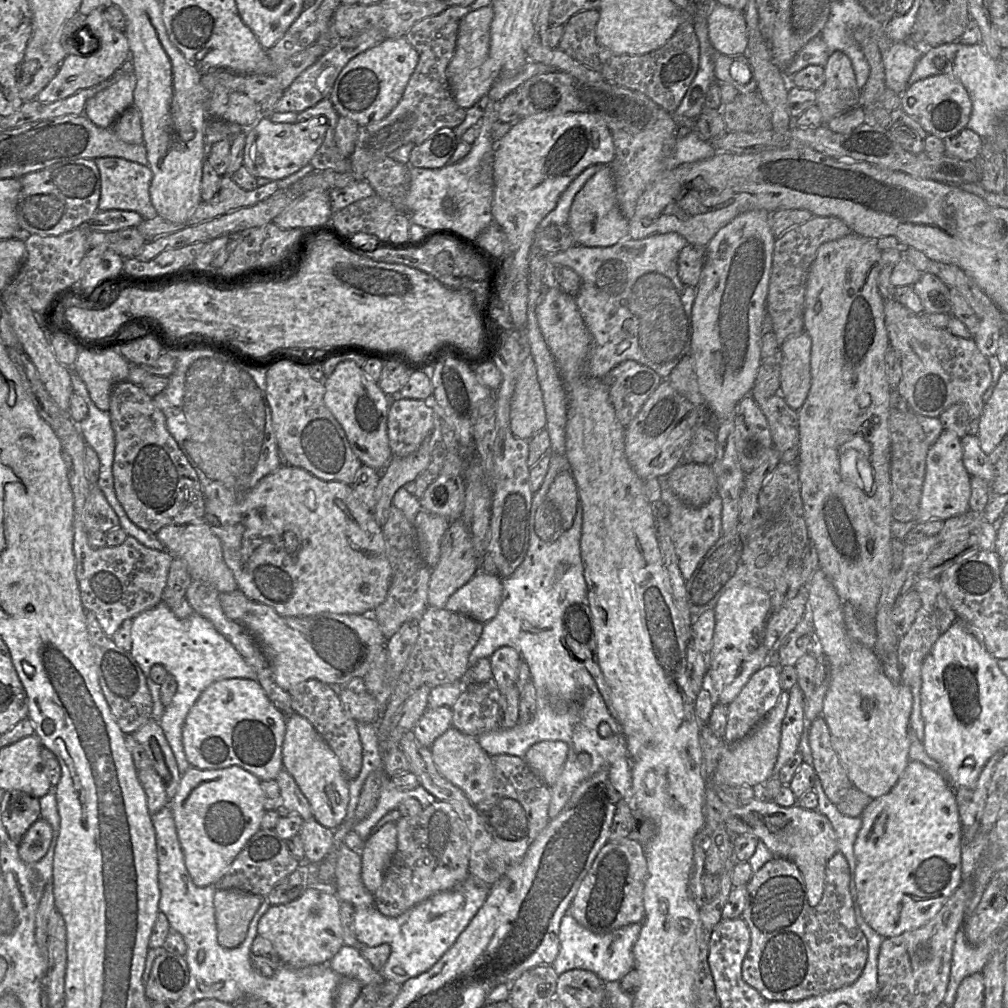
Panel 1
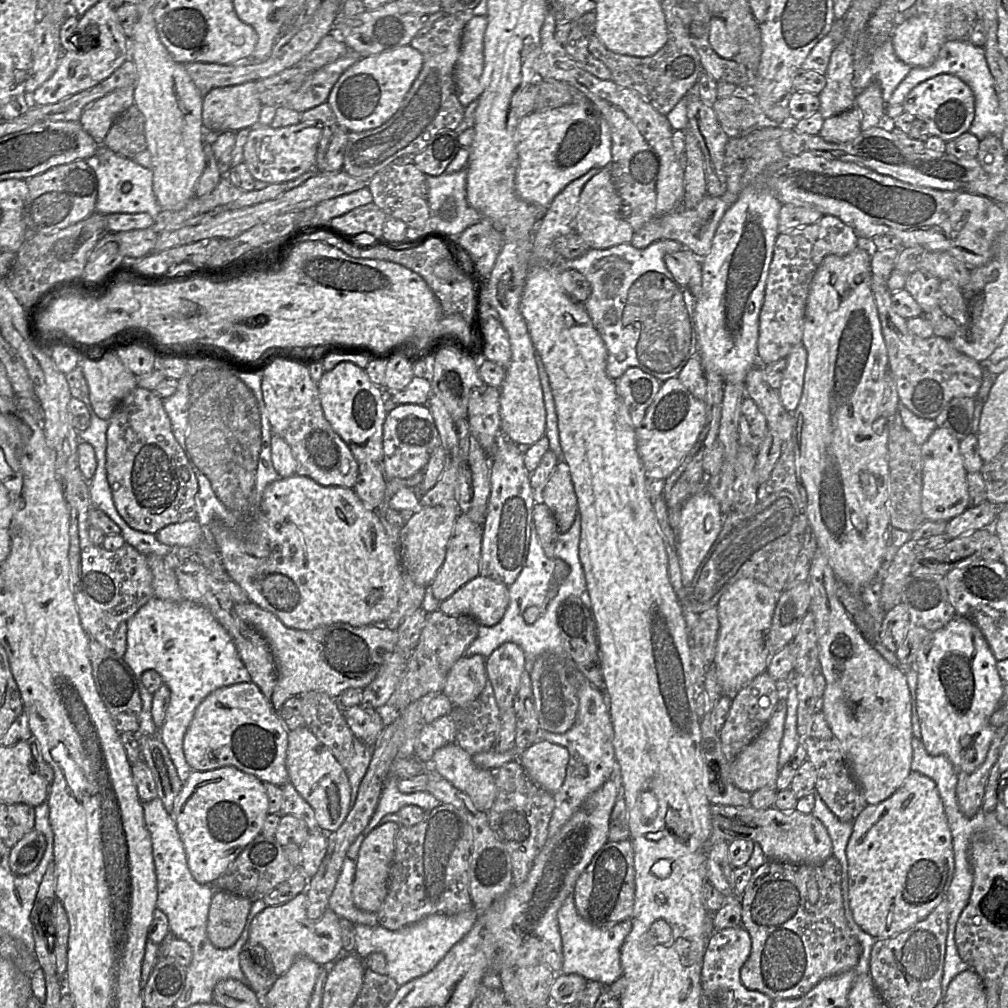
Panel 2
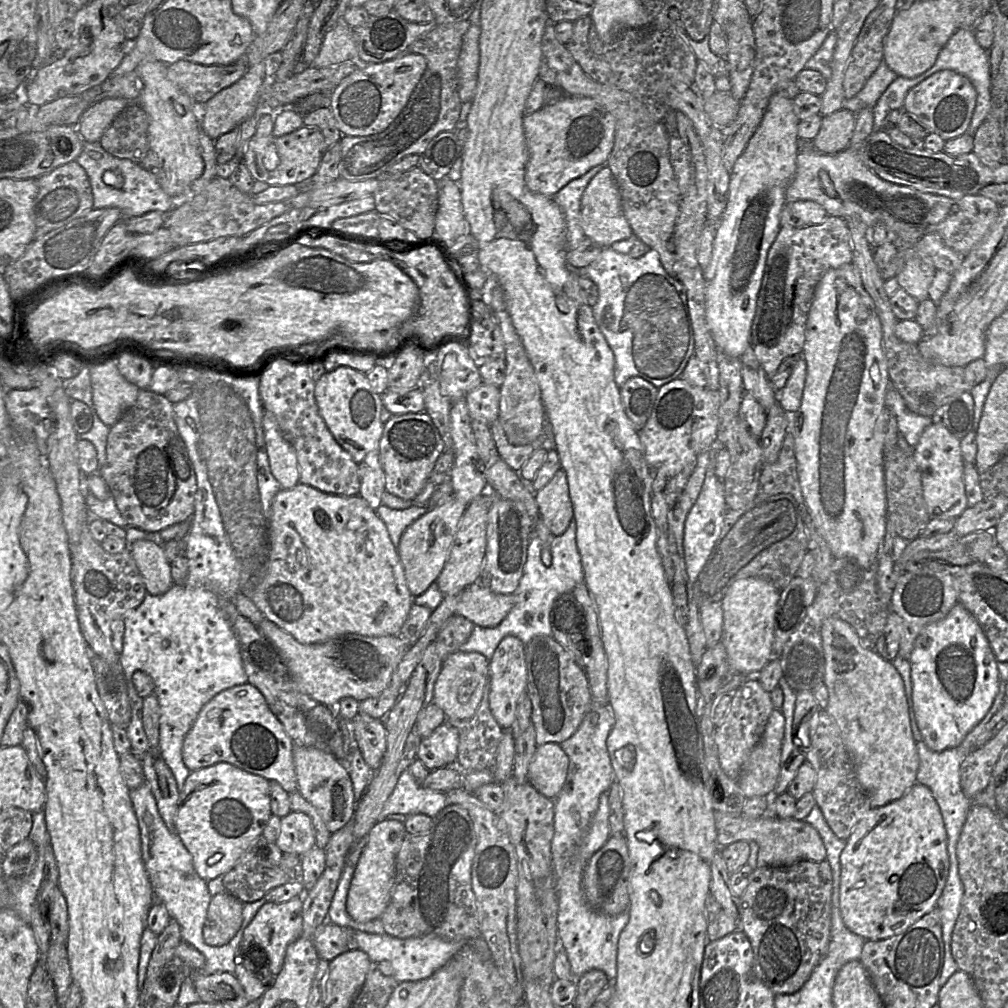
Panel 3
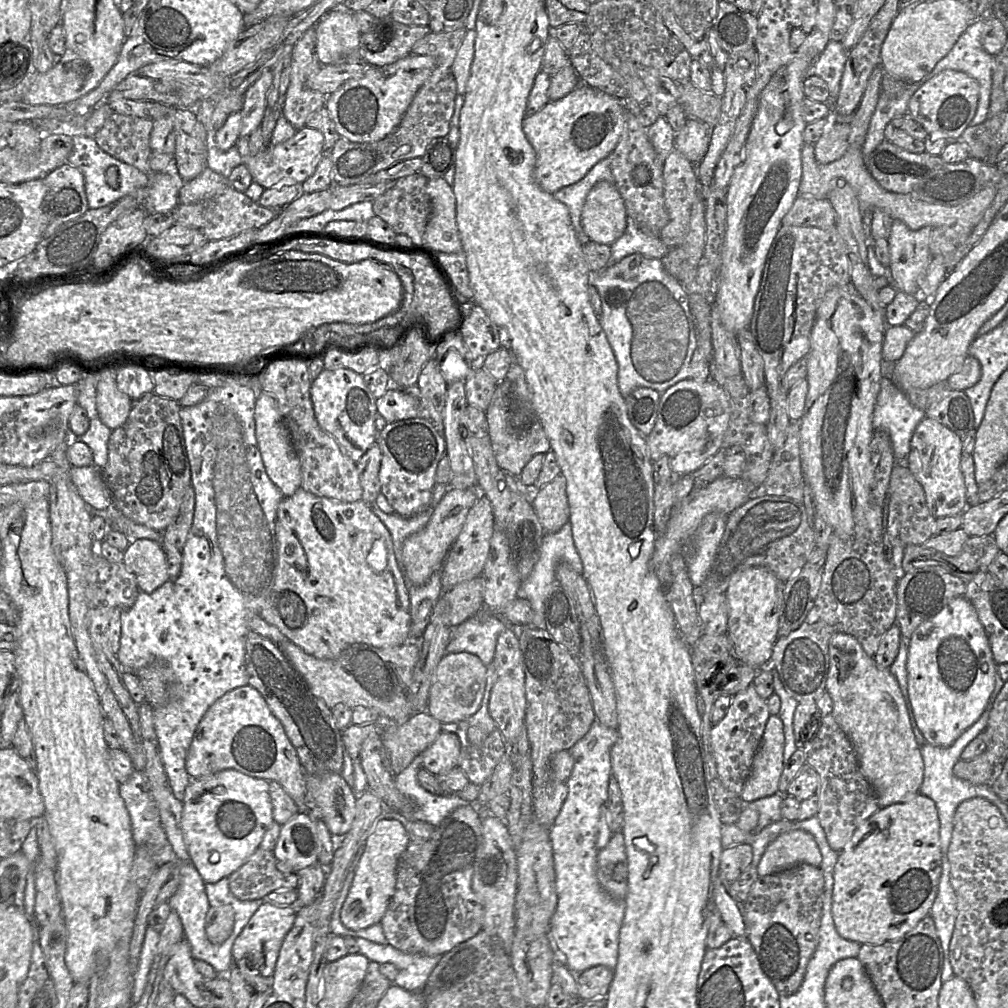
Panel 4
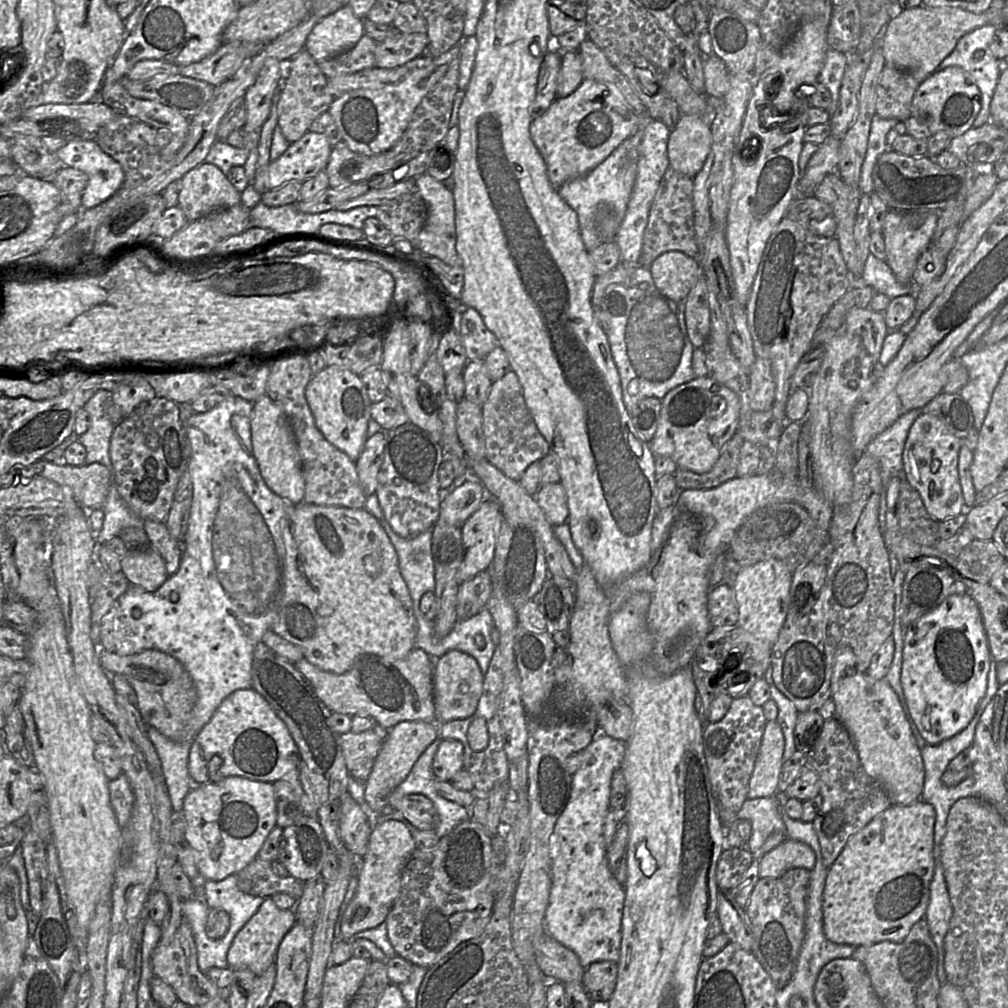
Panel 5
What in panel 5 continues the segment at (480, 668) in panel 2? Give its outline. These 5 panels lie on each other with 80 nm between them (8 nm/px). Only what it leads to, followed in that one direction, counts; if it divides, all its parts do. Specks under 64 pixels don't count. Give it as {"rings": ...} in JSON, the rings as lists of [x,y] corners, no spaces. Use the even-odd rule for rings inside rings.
{"rings":[[[450,650],[434,660],[434,708],[437,724],[464,719],[475,713],[483,688],[484,675],[477,661],[470,655]]]}

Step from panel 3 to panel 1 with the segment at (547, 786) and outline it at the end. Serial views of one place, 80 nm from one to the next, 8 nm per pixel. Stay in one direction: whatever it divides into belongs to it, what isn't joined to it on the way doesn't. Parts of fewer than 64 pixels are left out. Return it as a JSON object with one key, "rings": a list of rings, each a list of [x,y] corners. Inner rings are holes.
{"rings":[[[541,741],[527,751],[524,761],[531,770],[548,786],[558,778],[566,761],[568,747],[561,741]]]}

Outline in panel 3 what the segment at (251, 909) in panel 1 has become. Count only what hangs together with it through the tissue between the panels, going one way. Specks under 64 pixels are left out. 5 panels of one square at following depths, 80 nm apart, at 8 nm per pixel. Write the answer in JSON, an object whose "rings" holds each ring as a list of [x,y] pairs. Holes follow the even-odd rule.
{"rings":[[[227,892],[211,897],[203,939],[209,946],[220,947],[235,936],[242,924],[243,903]]]}

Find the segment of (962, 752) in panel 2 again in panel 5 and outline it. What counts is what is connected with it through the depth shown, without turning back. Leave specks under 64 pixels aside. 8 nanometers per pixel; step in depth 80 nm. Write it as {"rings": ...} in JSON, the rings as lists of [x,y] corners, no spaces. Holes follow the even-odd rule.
{"rings":[[[968,592],[950,595],[905,628],[901,685],[911,717],[927,744],[939,744],[969,725],[986,694],[991,658],[980,609]]]}

